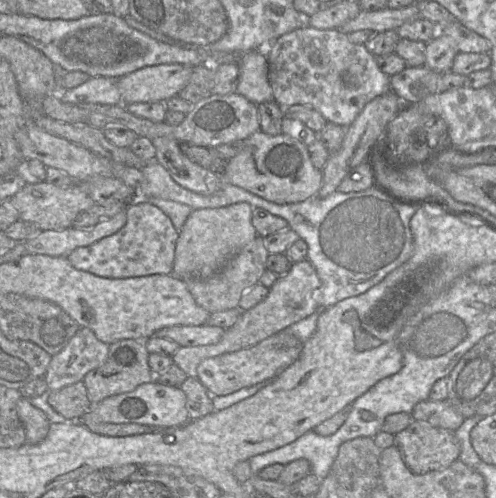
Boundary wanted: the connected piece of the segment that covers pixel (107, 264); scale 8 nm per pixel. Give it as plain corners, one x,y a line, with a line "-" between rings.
133,200
125,208
127,222
113,235
92,245
78,247
66,258
73,267
105,278
131,278
173,273
175,247
179,231
170,218
148,200

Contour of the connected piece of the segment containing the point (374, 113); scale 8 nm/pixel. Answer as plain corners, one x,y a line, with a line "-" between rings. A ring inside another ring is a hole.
392,90
382,94
367,103
356,119
345,129
342,145
337,152
329,155
322,168
322,184
318,191
319,197
326,197
338,189
339,184
346,174
354,167
363,163
372,145
384,136
389,122
406,105

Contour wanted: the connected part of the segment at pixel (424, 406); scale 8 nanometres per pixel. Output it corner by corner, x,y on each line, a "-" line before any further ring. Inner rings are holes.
427,399
417,403
411,414
414,420
426,422
432,426
455,432
464,421
464,417
456,411
448,401

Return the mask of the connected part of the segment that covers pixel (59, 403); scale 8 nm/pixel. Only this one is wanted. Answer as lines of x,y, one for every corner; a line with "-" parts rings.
82,381
60,390
51,391
48,403
53,410
62,415
67,421
79,421
93,406

